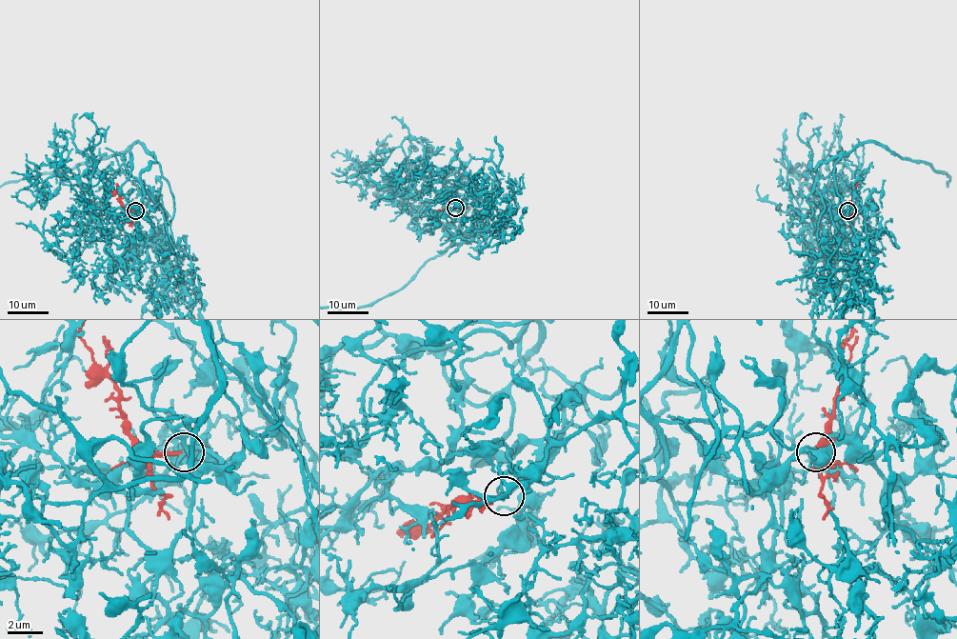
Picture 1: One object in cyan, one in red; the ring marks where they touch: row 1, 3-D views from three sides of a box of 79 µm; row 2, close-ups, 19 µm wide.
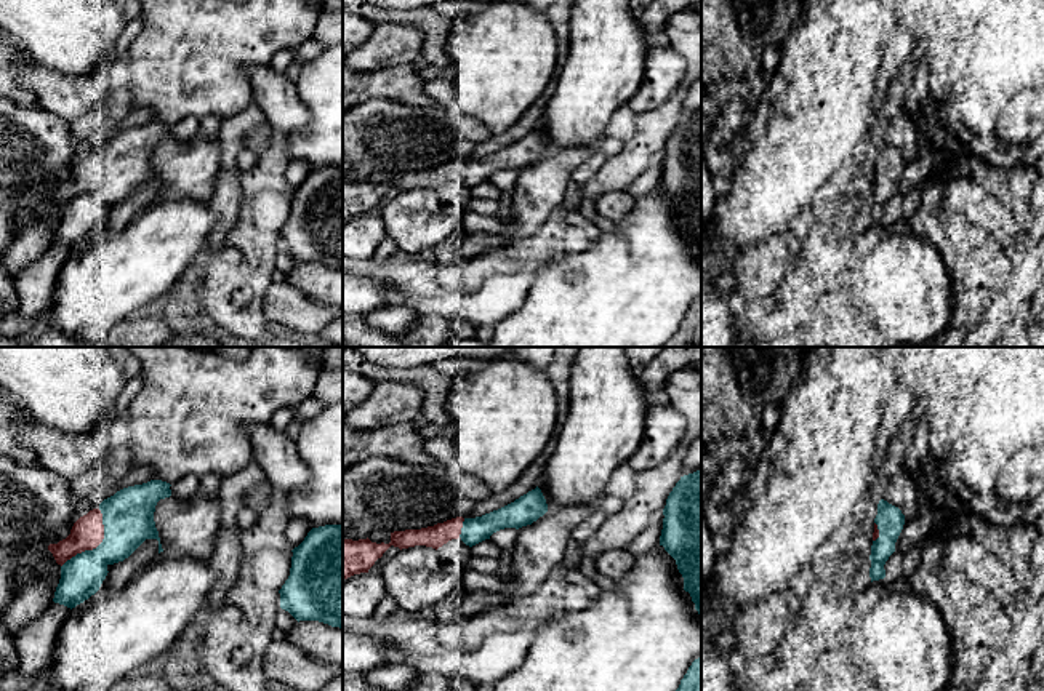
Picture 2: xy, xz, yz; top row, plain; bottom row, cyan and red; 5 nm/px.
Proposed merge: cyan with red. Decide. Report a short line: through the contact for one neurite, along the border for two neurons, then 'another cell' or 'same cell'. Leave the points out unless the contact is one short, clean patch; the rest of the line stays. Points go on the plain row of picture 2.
same cell

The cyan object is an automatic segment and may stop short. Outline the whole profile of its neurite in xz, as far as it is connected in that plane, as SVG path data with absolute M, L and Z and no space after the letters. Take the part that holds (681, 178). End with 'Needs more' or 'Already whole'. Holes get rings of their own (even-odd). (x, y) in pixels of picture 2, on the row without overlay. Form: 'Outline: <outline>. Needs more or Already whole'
Outline: M701 110L681 118L663 157L660 187L676 202L701 261Z. Already whole

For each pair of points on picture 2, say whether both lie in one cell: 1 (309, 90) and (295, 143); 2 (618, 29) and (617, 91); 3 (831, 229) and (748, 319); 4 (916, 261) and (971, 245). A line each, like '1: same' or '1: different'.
1: same
2: same
3: same
4: different

